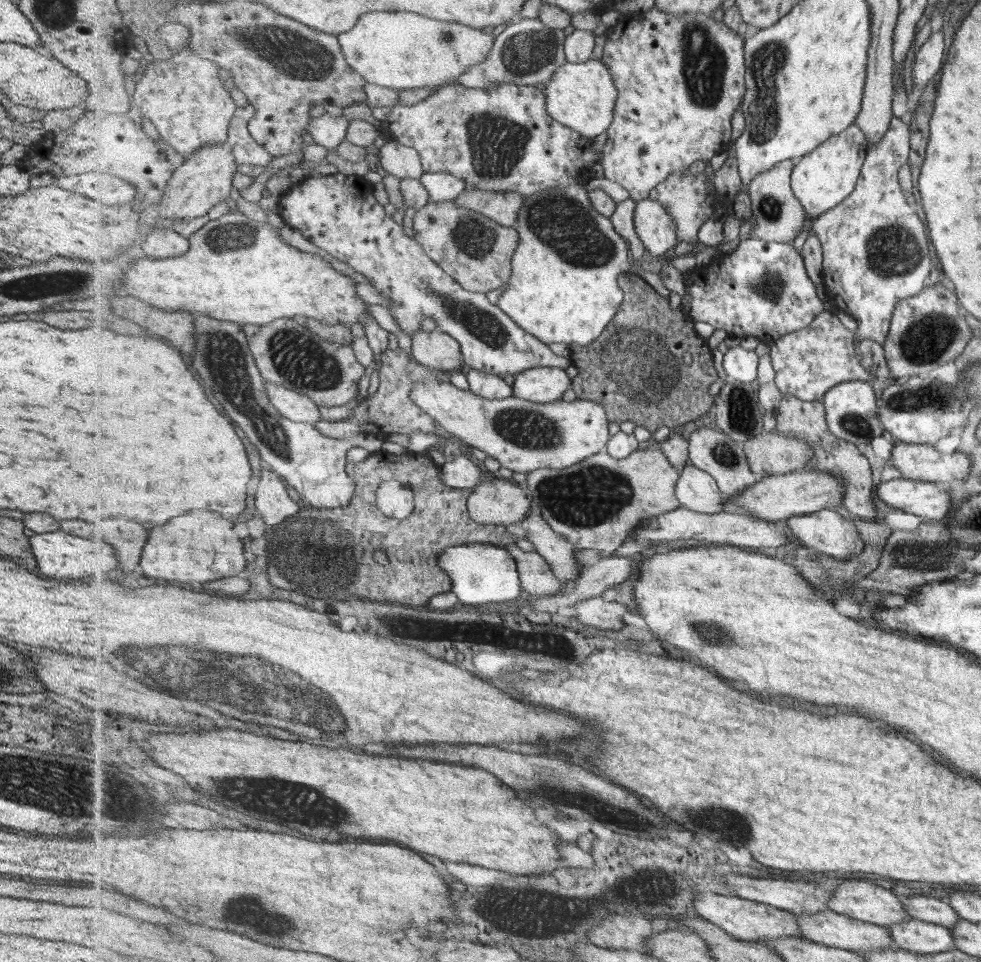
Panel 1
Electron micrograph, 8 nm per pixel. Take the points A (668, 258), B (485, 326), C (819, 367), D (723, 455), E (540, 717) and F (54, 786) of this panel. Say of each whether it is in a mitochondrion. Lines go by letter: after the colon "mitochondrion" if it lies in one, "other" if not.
A: other
B: mitochondrion
C: other
D: mitochondrion
E: other
F: mitochondrion

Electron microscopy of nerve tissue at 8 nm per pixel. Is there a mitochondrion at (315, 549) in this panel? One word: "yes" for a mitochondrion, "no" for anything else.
yes

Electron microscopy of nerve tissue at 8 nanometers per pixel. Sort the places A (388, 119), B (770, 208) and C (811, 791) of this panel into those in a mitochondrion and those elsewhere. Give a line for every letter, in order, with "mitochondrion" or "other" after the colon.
A: other
B: mitochondrion
C: other

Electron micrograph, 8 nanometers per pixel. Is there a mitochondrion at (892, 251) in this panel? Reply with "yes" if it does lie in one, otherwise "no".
yes

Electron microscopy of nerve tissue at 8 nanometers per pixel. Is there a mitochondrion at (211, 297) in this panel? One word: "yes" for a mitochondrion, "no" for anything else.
no

